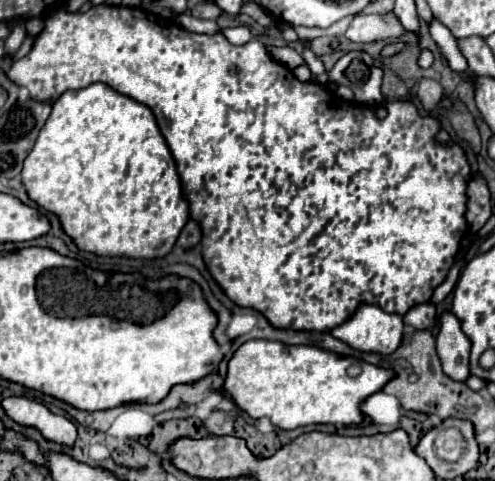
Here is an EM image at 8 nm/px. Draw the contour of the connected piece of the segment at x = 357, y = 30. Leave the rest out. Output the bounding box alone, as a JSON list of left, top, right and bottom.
[346,13,406,43]

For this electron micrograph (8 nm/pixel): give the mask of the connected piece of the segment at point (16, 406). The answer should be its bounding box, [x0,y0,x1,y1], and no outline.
[2,397,76,447]

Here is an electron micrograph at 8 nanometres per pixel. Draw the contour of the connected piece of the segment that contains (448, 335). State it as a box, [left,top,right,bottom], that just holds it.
[436,313,470,383]

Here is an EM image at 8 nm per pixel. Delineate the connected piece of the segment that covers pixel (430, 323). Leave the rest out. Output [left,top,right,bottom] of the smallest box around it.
[404,303,436,329]

